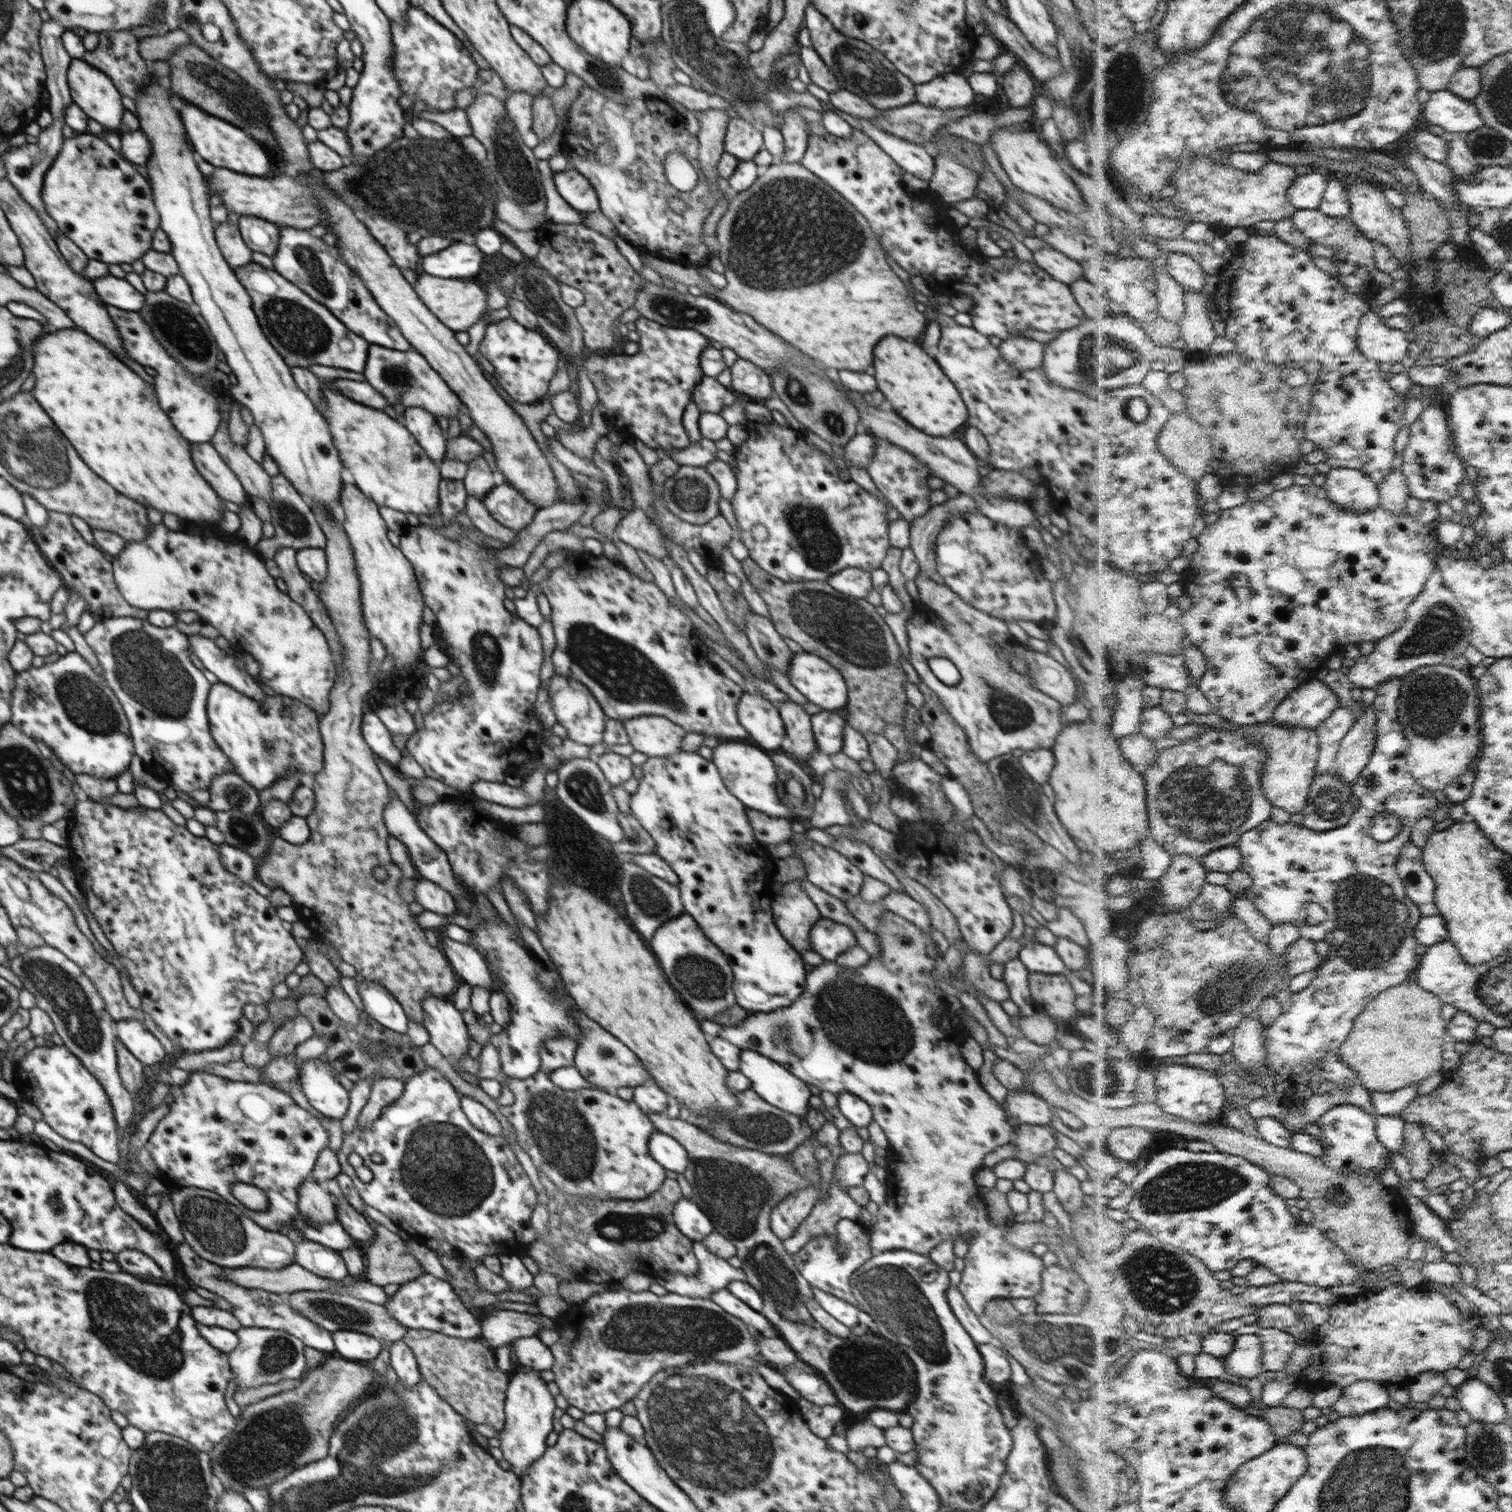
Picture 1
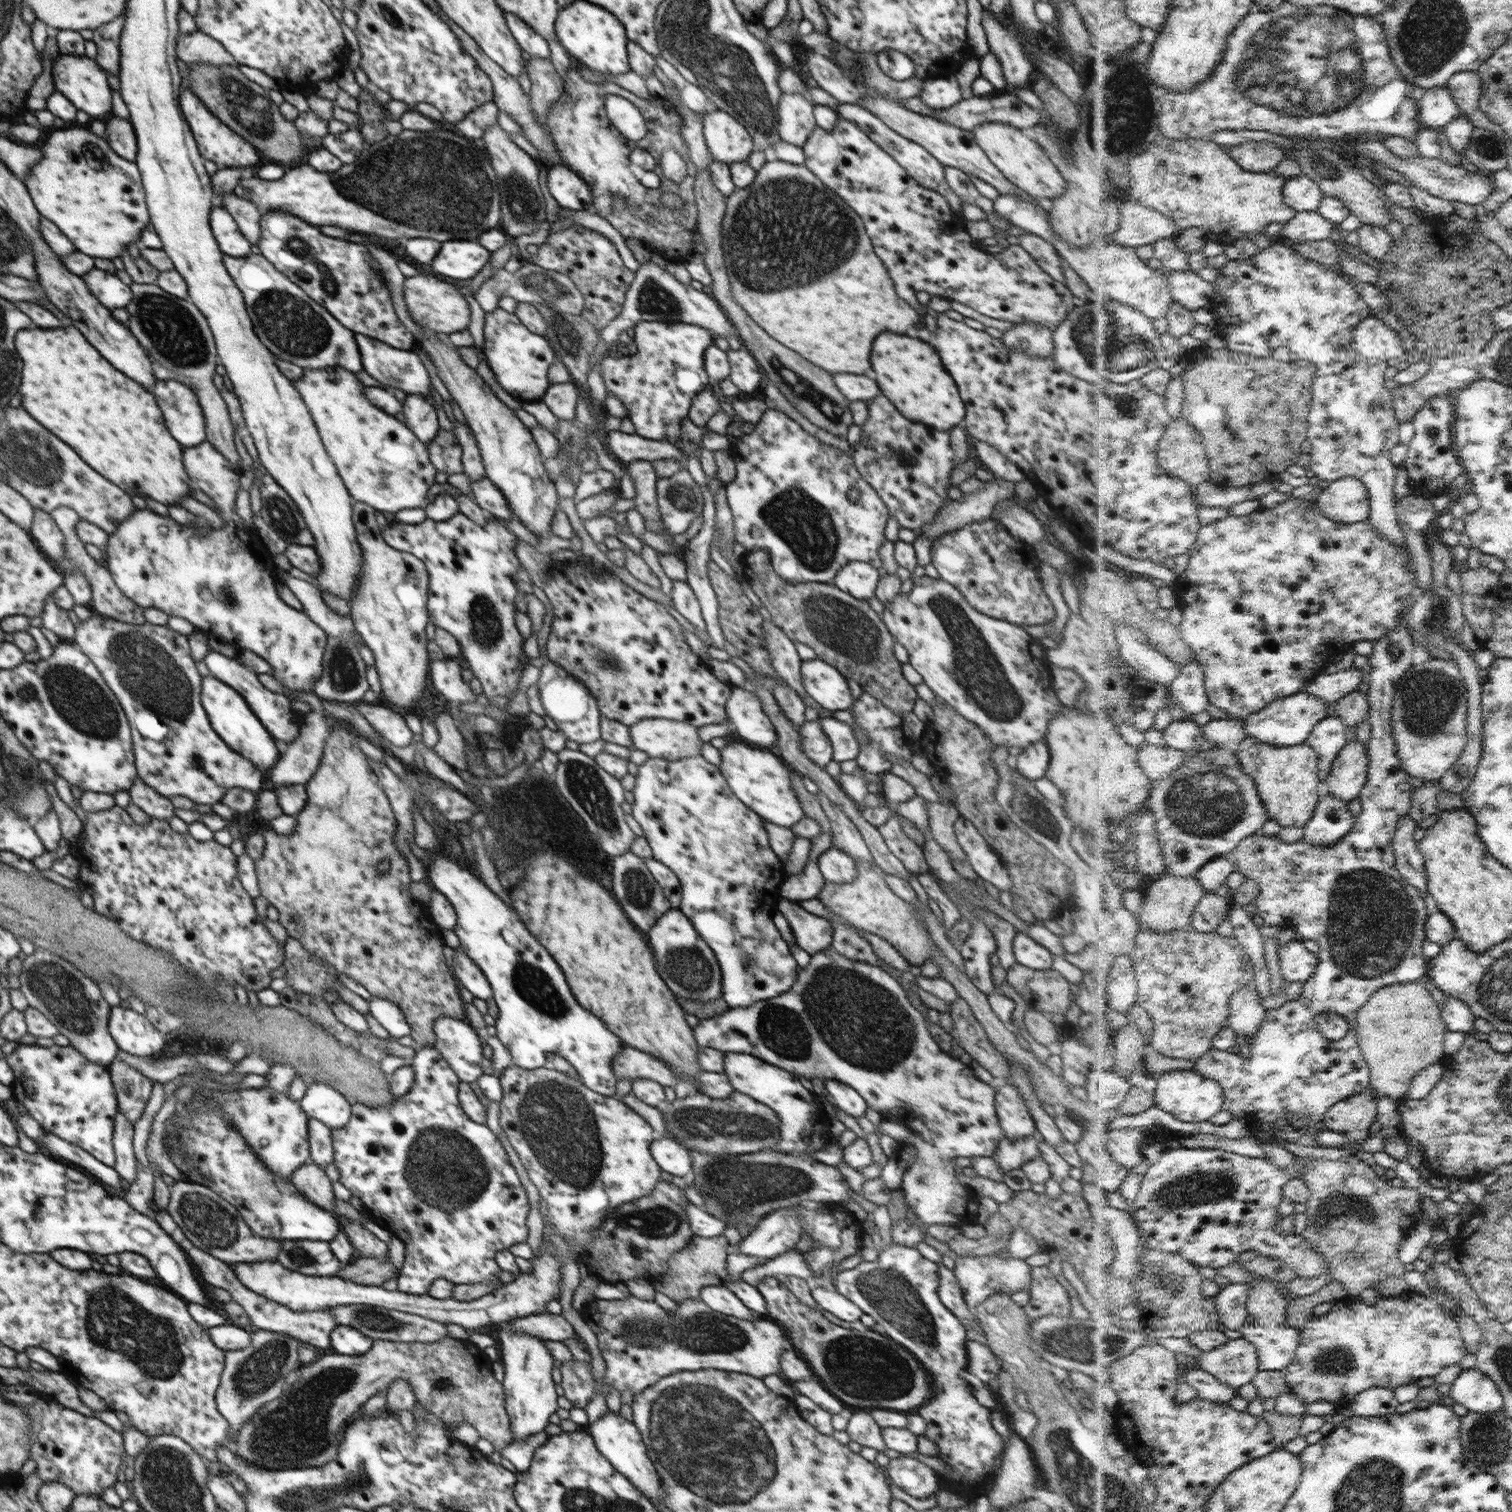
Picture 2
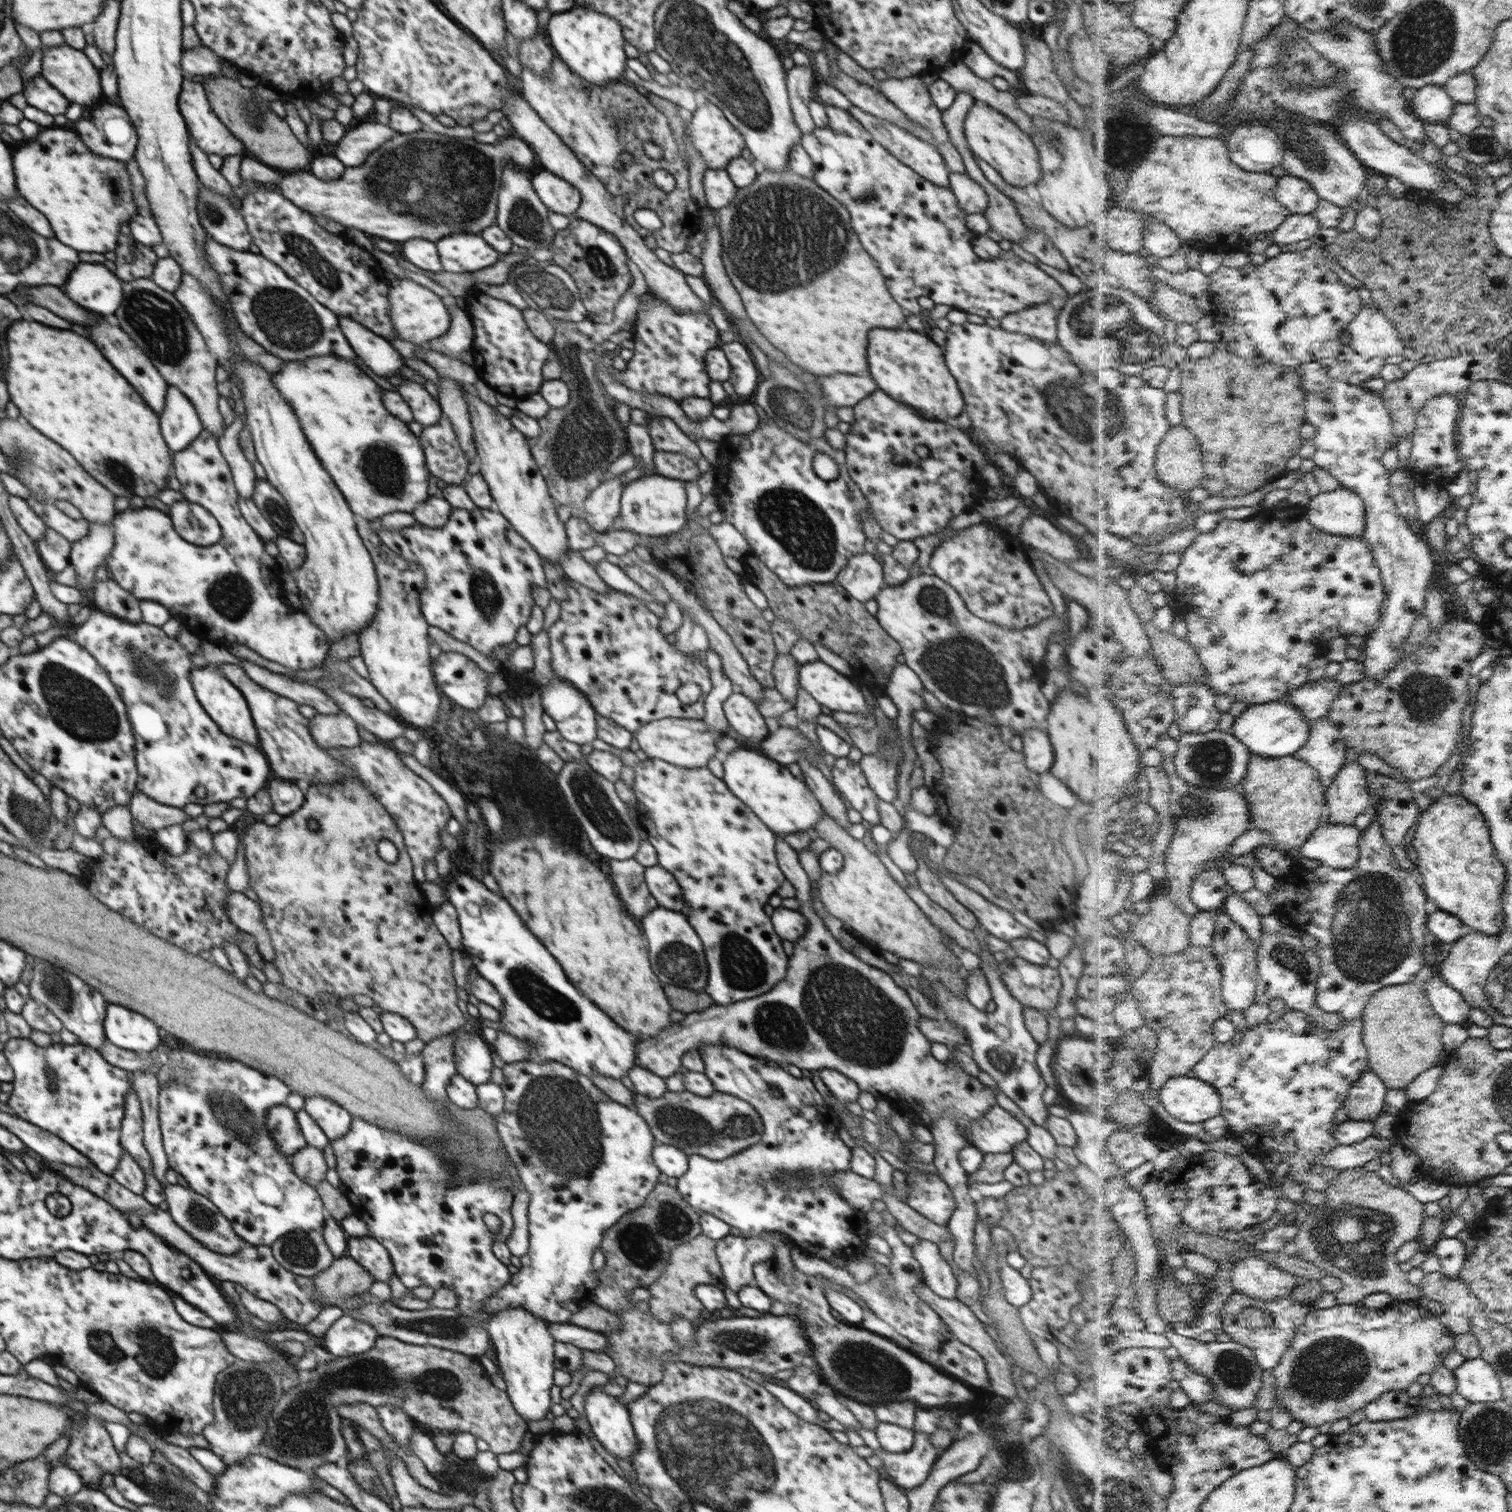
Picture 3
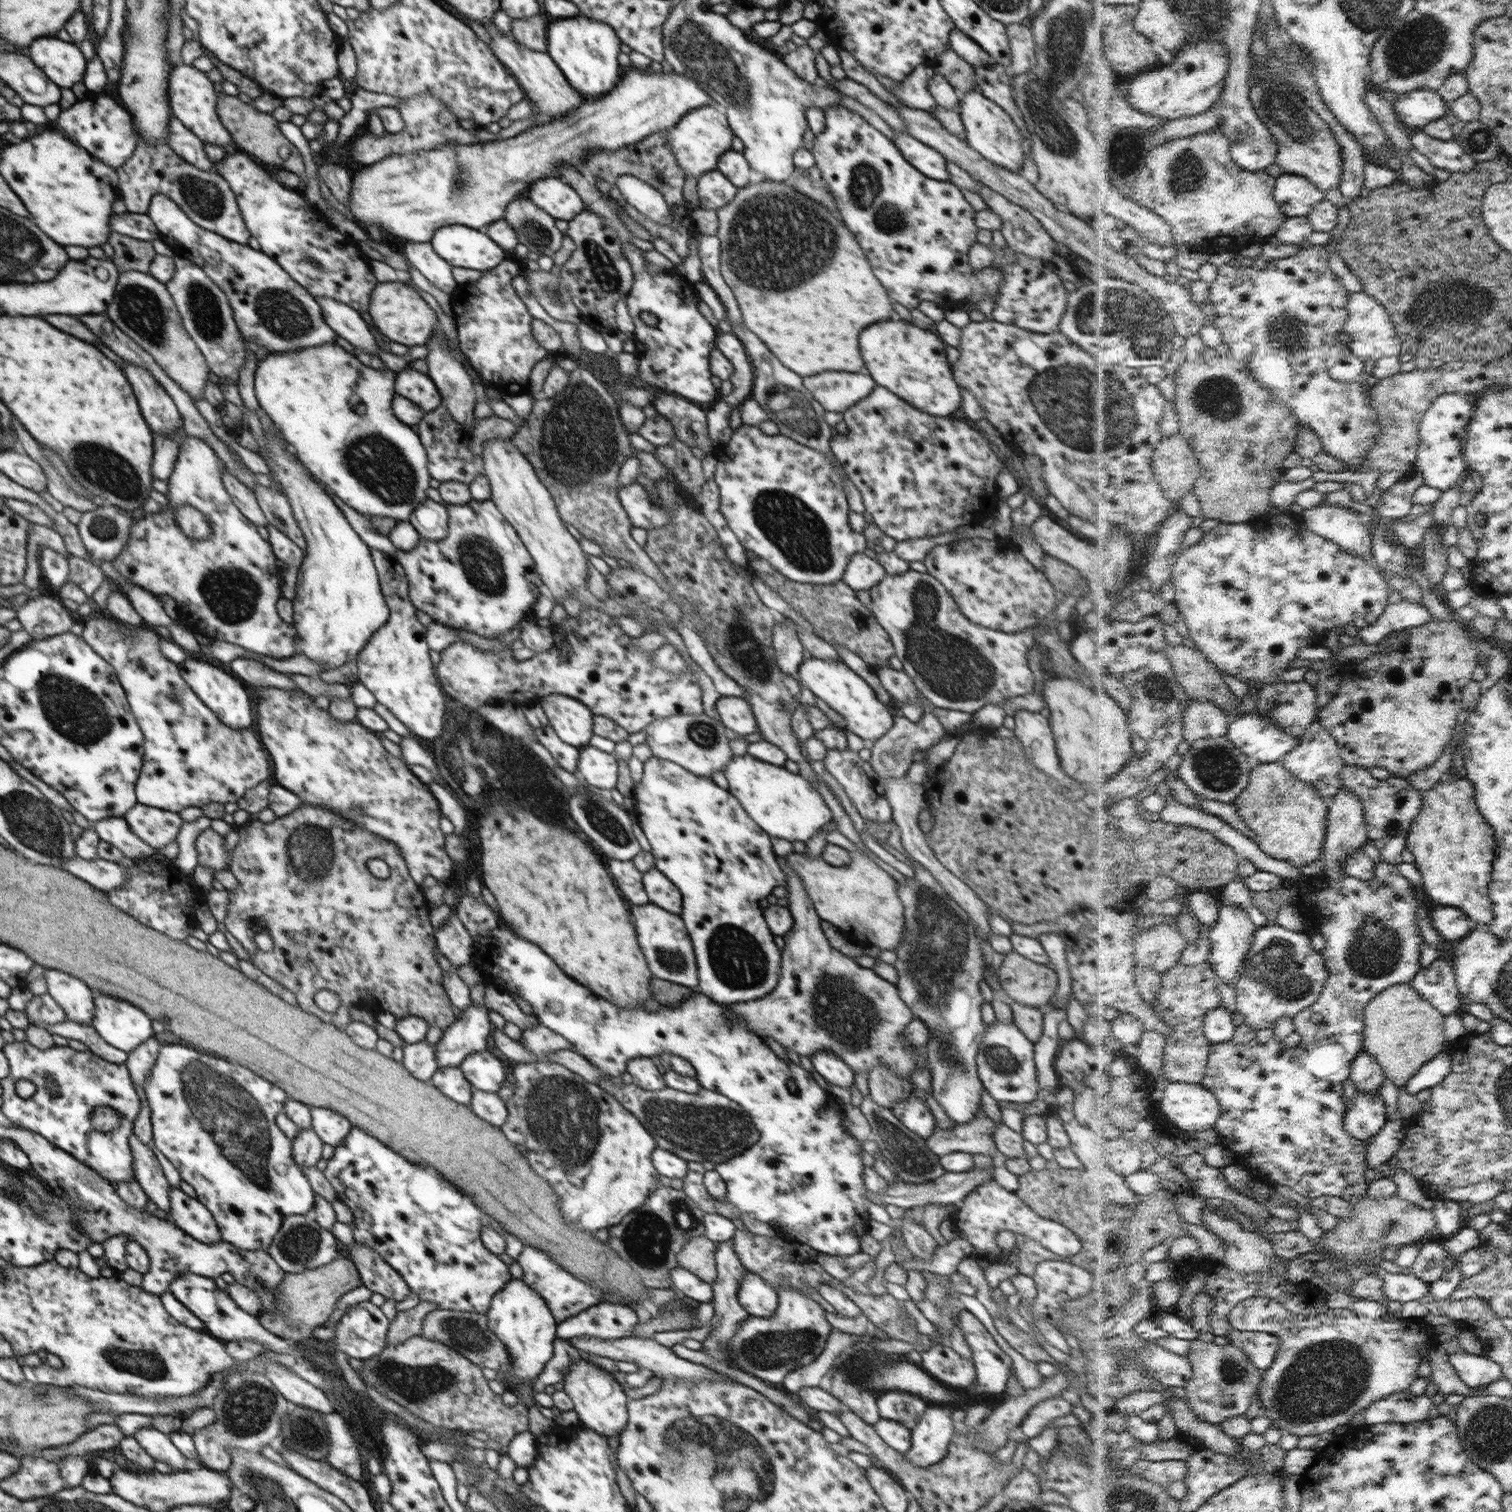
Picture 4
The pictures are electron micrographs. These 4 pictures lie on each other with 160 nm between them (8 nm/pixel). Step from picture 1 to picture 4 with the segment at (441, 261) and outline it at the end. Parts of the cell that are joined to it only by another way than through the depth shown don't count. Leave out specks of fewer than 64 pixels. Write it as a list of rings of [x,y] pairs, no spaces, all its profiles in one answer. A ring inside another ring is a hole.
[[[462,224],[438,228],[432,238],[432,246],[448,264],[482,272],[496,268],[507,256],[506,250],[486,233]]]

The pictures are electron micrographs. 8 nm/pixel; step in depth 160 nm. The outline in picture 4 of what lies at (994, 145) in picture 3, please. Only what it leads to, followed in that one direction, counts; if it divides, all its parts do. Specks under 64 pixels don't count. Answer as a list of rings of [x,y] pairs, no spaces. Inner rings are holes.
[[[978,91],[964,94],[959,100],[959,105],[959,115],[965,128],[965,142],[990,163],[1012,173],[1021,173],[1025,159],[1023,150],[1025,138],[1013,118],[1001,106],[994,104]]]

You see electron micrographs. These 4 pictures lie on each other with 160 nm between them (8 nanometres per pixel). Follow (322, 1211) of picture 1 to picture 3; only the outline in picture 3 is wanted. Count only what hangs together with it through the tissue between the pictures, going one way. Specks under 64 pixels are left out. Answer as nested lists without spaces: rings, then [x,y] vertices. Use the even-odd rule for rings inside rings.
[[[308,1144],[296,1154],[293,1154],[290,1159],[294,1174],[302,1182],[316,1189],[318,1183],[321,1180],[325,1180],[328,1166],[326,1165],[326,1161],[324,1161],[322,1150],[319,1148],[314,1148]]]

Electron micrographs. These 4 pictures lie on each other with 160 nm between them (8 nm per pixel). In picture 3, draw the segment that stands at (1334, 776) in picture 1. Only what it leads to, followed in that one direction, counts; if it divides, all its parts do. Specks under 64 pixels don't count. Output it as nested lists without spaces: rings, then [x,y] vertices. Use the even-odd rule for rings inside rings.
[[[1328,821],[1301,848],[1300,858],[1314,858],[1324,865],[1346,870],[1356,866],[1361,857],[1361,832],[1356,825]]]

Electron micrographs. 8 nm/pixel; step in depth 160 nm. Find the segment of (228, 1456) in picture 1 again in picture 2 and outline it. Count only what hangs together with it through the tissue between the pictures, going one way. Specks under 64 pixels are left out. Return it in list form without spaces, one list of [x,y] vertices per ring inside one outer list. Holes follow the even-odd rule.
[[[450,1337],[441,1338],[435,1343],[402,1343],[375,1340],[371,1349],[358,1356],[348,1356],[326,1351],[313,1362],[303,1364],[298,1369],[299,1380],[286,1385],[282,1396],[261,1406],[257,1413],[237,1432],[235,1436],[235,1453],[250,1465],[260,1466],[268,1471],[287,1469],[306,1469],[321,1467],[334,1462],[343,1437],[345,1427],[355,1417],[355,1413],[375,1394],[385,1393],[394,1379],[404,1379],[410,1383],[416,1405],[422,1405],[433,1412],[446,1424],[462,1422],[471,1424],[494,1445],[496,1451],[514,1442],[511,1433],[509,1414],[505,1409],[503,1384],[494,1379],[491,1369],[493,1353],[479,1352],[465,1340]]]

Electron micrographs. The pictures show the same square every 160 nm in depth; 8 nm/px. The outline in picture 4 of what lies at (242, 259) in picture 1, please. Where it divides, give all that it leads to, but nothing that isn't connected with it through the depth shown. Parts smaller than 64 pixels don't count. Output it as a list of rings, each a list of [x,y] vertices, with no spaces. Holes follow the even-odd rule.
[[[133,122],[137,134],[137,147],[132,157],[123,166],[116,169],[118,190],[127,212],[147,214],[151,198],[155,194],[169,196],[184,211],[184,214],[206,230],[218,233],[232,242],[248,245],[250,231],[241,215],[234,191],[229,182],[213,170],[202,171],[178,157],[166,142],[147,144],[139,134],[137,124]]]

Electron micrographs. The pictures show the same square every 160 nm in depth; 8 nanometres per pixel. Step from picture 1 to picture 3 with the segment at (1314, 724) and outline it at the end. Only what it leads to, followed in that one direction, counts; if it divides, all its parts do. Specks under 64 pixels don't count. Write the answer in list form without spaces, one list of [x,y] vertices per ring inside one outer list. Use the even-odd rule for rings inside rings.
[[[1272,701],[1251,705],[1235,722],[1234,734],[1245,742],[1253,753],[1270,758],[1282,758],[1296,755],[1310,740],[1313,722],[1305,712],[1294,703],[1288,701]]]

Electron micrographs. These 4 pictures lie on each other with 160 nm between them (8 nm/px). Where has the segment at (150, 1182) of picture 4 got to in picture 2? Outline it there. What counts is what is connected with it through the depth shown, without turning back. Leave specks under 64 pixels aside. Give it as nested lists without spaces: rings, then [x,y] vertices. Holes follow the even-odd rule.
[[[115,1059],[109,1070],[119,1111],[134,1126],[146,1108],[152,1090],[152,1081],[136,1068],[126,1064],[124,1060]]]

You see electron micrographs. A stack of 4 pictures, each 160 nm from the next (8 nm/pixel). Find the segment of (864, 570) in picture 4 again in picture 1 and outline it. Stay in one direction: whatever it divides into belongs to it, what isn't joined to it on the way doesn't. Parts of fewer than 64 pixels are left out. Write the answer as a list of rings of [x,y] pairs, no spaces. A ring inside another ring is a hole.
[[[855,567],[846,568],[833,575],[827,584],[836,591],[854,598],[865,599],[873,590],[871,574]]]

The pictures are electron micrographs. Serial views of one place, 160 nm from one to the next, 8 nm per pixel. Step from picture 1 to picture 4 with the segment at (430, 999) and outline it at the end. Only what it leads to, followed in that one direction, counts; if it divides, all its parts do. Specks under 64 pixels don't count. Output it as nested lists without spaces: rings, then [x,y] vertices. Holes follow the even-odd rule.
[[[486,1050],[466,1056],[460,1068],[473,1088],[481,1091],[497,1093],[506,1080],[504,1064]]]

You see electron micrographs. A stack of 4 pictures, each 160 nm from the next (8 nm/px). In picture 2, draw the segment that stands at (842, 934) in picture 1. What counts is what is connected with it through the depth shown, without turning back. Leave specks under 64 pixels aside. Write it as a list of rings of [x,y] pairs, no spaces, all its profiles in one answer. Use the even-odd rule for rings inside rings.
[[[782,898],[777,908],[789,922],[796,944],[810,955],[831,946],[834,927],[828,919],[807,912],[798,902]]]

